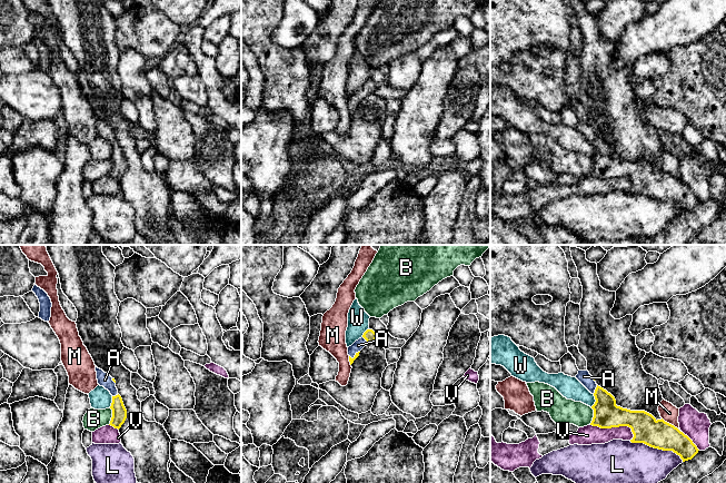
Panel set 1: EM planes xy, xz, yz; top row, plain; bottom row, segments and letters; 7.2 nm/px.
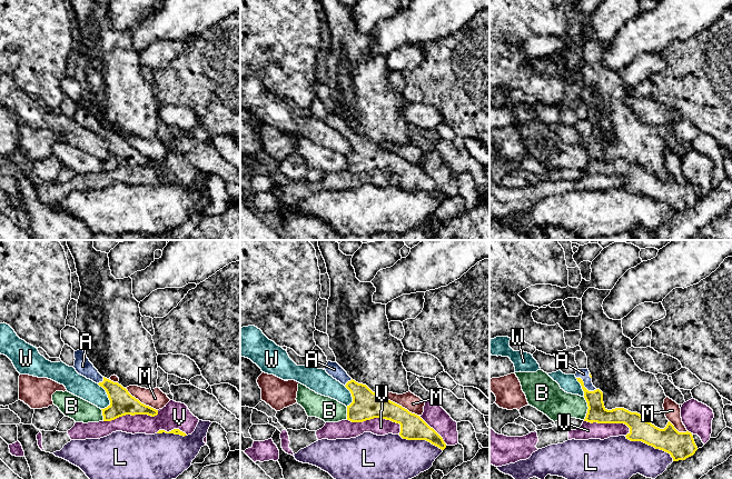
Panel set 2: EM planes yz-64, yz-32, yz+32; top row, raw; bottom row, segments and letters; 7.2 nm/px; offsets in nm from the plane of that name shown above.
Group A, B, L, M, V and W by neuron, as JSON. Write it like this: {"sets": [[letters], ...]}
{"sets": [["A"], ["B"], ["L"], ["M"], ["V"], ["W"]]}

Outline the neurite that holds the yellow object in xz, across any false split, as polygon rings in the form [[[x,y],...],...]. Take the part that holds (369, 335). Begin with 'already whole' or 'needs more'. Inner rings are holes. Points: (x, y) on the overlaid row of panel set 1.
needs more | [[[367,329],[364,333],[361,338],[356,341],[351,346],[348,347],[348,355],[349,355],[350,365],[359,356],[360,351],[365,346],[367,346],[368,344],[375,343],[377,335],[378,334],[375,333],[372,329]]]

